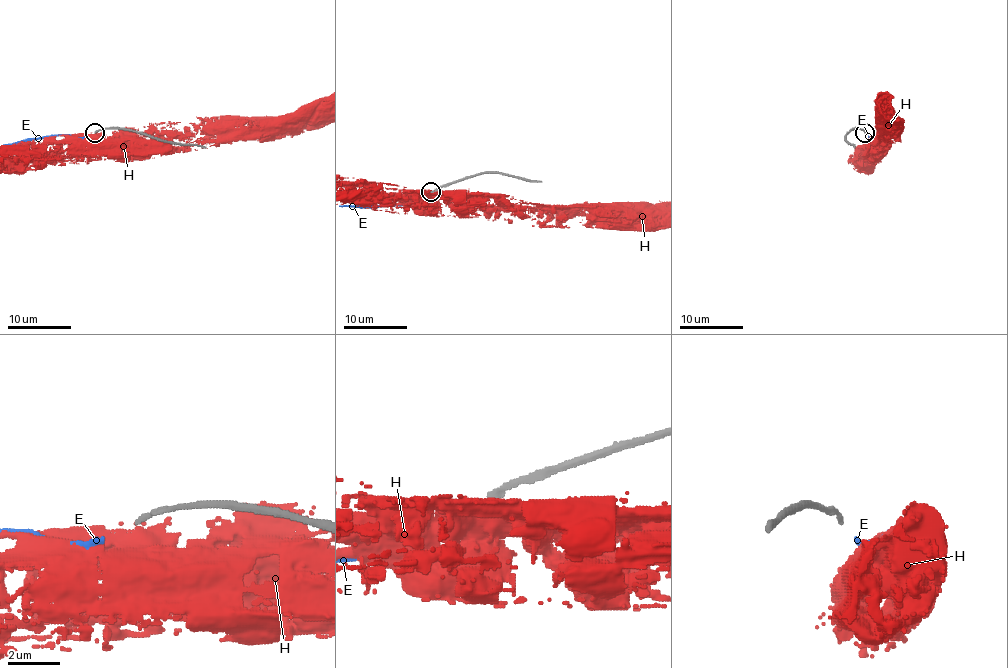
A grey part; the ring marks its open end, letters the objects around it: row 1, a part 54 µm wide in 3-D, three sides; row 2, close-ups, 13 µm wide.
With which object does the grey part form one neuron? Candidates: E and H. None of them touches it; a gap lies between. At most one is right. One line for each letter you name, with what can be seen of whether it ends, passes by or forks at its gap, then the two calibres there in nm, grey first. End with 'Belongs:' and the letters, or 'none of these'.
E: It ends there. Thickness 160 nm (grey) against 200 nm
Belongs: E

